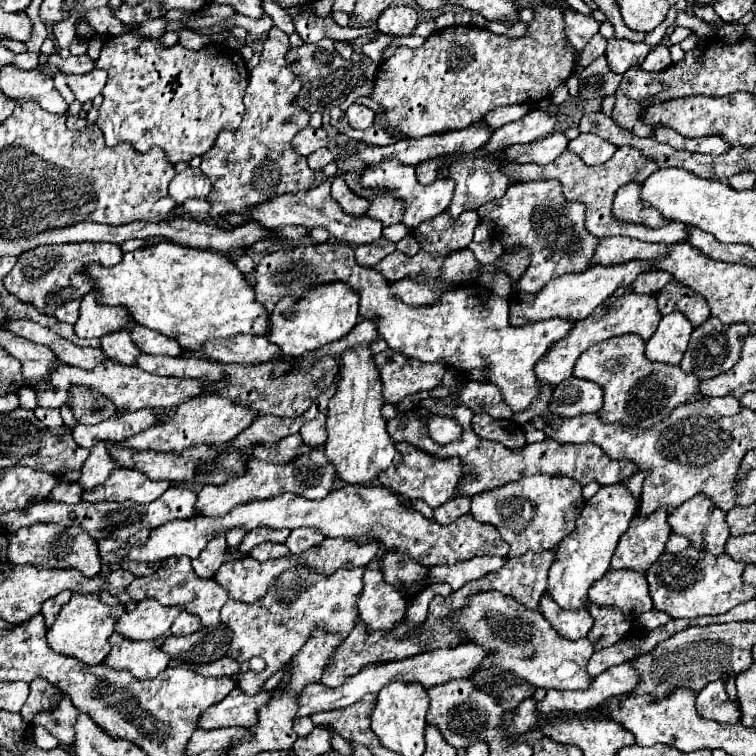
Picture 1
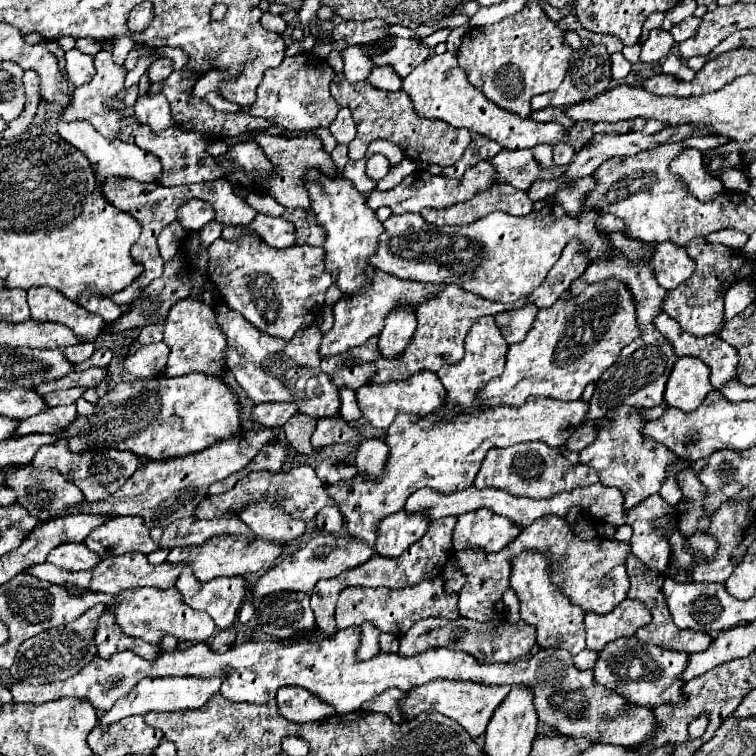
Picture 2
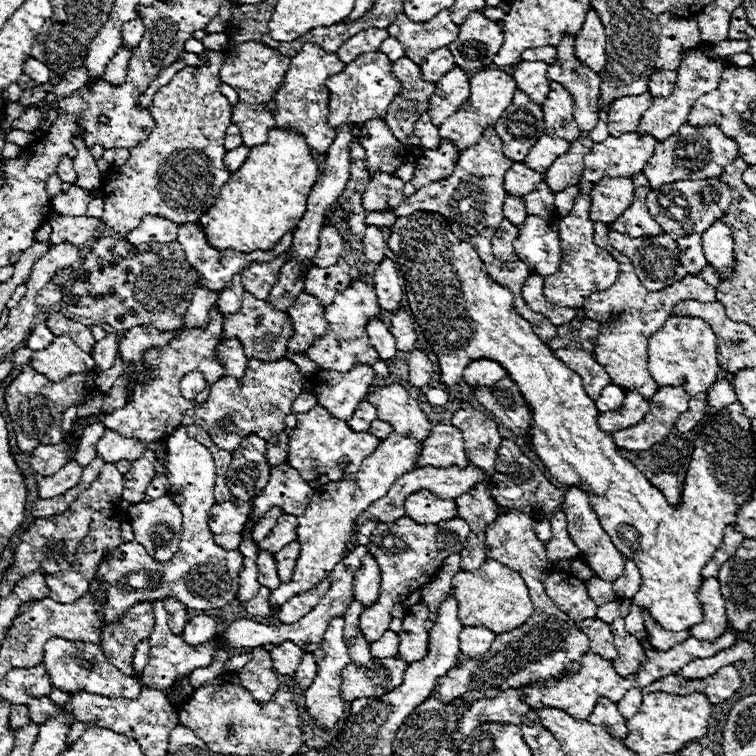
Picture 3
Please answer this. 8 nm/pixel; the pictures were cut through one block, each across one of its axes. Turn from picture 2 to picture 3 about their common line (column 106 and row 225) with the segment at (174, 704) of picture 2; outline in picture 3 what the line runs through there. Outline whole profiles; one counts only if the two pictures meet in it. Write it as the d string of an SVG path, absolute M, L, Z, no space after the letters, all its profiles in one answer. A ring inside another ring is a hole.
M716 220L710 224L710 228L704 234L700 234L700 240L702 240L702 250L708 264L714 266L720 276L726 276L726 272L732 272L734 238L730 234L730 228L722 220Z

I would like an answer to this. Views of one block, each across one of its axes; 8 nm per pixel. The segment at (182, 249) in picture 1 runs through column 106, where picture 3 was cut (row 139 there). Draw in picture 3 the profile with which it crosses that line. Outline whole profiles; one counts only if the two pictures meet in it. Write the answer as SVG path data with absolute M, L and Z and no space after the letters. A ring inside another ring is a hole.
M288 128L268 130L268 142L250 148L242 168L230 176L216 204L198 224L202 224L208 242L218 250L270 250L286 232L298 226L316 178L318 164L304 138Z

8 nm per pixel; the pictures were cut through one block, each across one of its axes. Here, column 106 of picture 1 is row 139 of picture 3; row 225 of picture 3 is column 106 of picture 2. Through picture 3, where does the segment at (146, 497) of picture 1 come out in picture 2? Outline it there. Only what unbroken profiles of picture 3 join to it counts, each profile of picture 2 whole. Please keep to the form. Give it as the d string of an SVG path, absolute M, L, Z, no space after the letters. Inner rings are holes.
M58 438L58 442L50 446L42 446L32 462L32 466L38 468L46 466L58 470L64 478L68 478L72 484L76 484L82 490L86 502L106 500L110 494L120 490L126 478L130 478L144 464L146 458L138 458L138 454L130 454L122 450L84 450L82 454L70 454L70 450L66 450L66 438Z

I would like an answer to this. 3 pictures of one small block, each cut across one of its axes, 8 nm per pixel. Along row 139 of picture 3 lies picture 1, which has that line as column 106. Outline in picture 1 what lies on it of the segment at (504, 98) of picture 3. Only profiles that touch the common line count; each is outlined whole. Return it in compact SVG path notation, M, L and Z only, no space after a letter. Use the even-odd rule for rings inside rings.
M96 442L96 446L90 450L90 456L88 460L84 462L82 466L82 472L80 472L80 488L84 490L92 490L100 484L106 482L106 478L112 474L112 470L120 468L118 462L112 458L106 442Z

